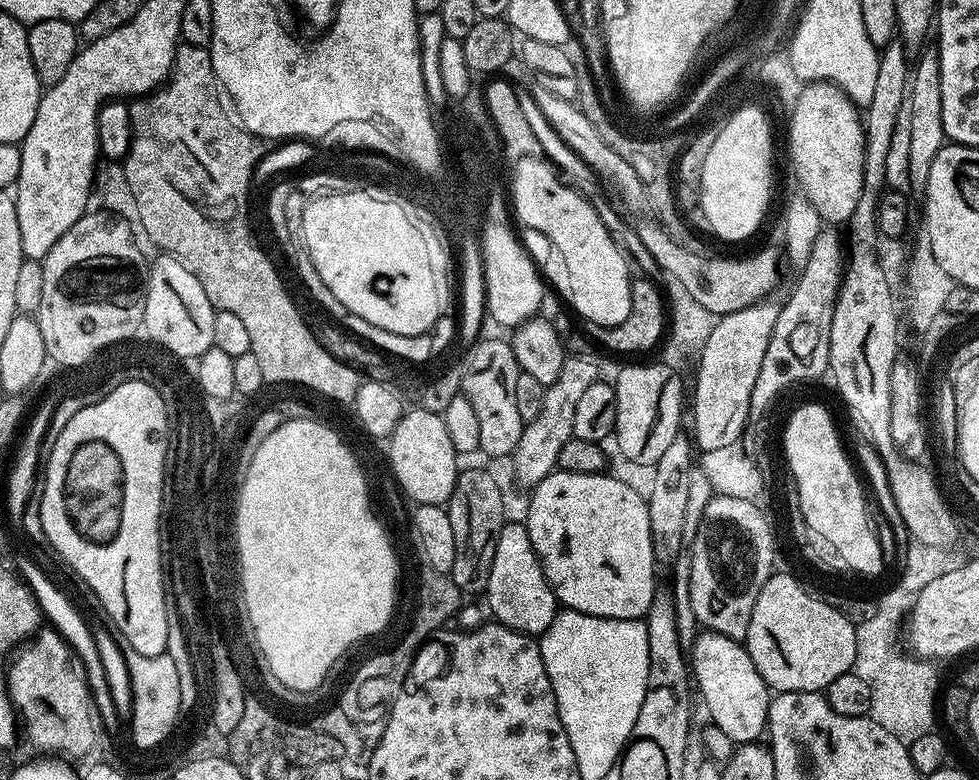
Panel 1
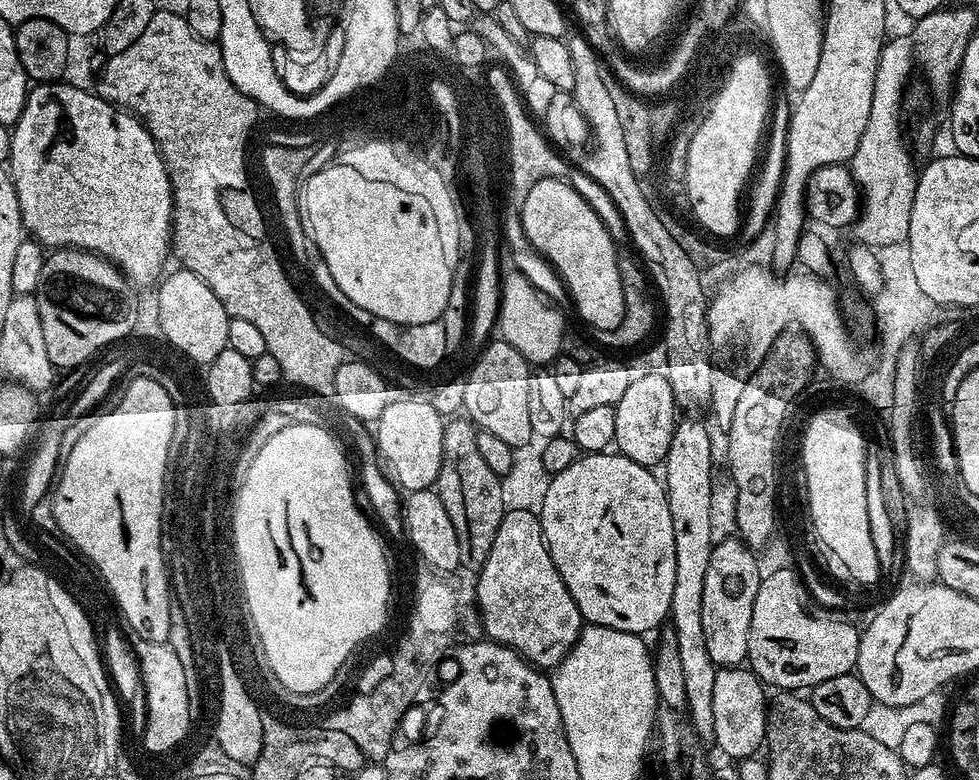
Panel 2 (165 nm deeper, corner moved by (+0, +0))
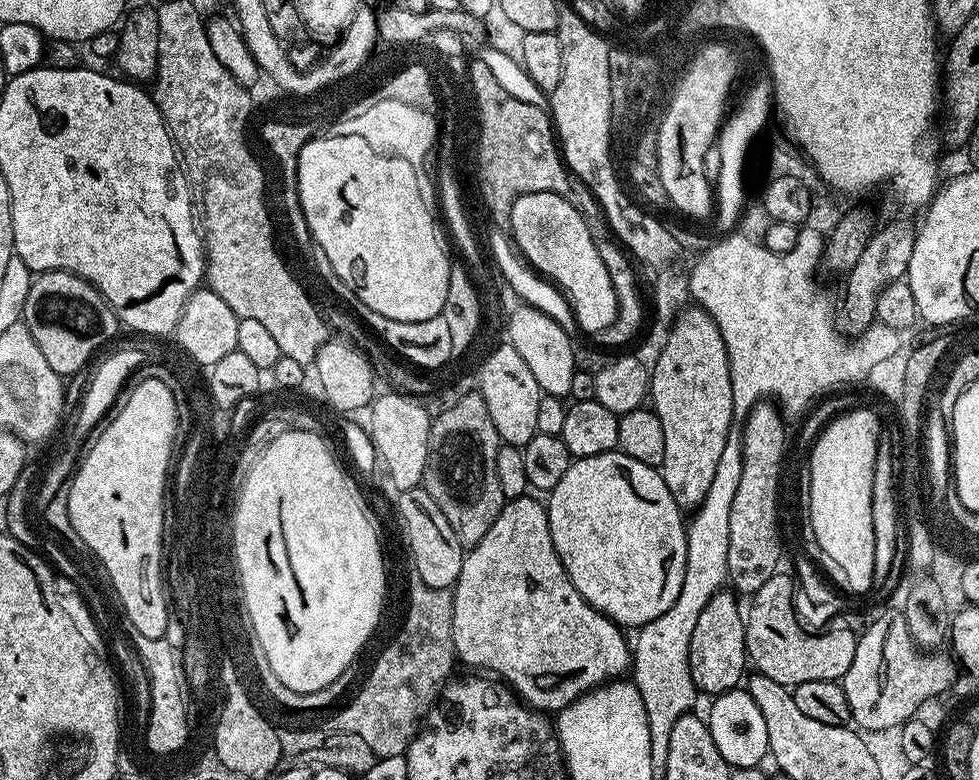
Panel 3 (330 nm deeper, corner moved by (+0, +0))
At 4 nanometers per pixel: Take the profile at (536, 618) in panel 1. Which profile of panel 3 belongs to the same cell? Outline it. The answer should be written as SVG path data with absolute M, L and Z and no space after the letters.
M525 494L507 501L482 540L467 549L452 593L453 638L459 663L499 678L524 703L545 714L556 714L593 688L623 677L630 668L629 653L624 653L630 640L616 636L617 625L578 594L554 550L547 507L530 497Z

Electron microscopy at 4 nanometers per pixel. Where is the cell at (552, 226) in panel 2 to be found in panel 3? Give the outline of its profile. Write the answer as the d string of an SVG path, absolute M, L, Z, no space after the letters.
M535 192L518 198L512 207L510 236L524 260L562 289L579 331L595 334L614 322L616 295L600 257L597 237L592 237L583 214L570 201L556 192Z

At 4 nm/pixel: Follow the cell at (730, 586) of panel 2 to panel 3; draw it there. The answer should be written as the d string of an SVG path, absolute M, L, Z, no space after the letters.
M732 590L716 592L698 614L698 623L690 638L690 674L701 693L709 692L715 698L721 692L728 692L745 679L746 649L744 647L744 621L742 604L737 593Z

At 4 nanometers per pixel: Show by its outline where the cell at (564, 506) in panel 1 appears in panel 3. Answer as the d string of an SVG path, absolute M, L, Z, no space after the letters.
M619 450L594 454L593 456L581 456L573 459L570 470L566 470L562 482L558 482L558 486L554 486L554 490L547 497L546 507L548 510L550 538L554 542L554 550L570 578L570 582L574 582L578 594L582 594L582 598L586 598L586 602L590 602L590 606L597 608L613 624L621 629L632 628L631 630L639 630L654 618L666 614L666 610L670 610L670 606L674 606L684 581L686 558L688 557L688 534L686 520L680 517L683 516L682 510L674 502L663 475L657 469L646 466L642 462L638 462L638 458L630 458L626 453Z

